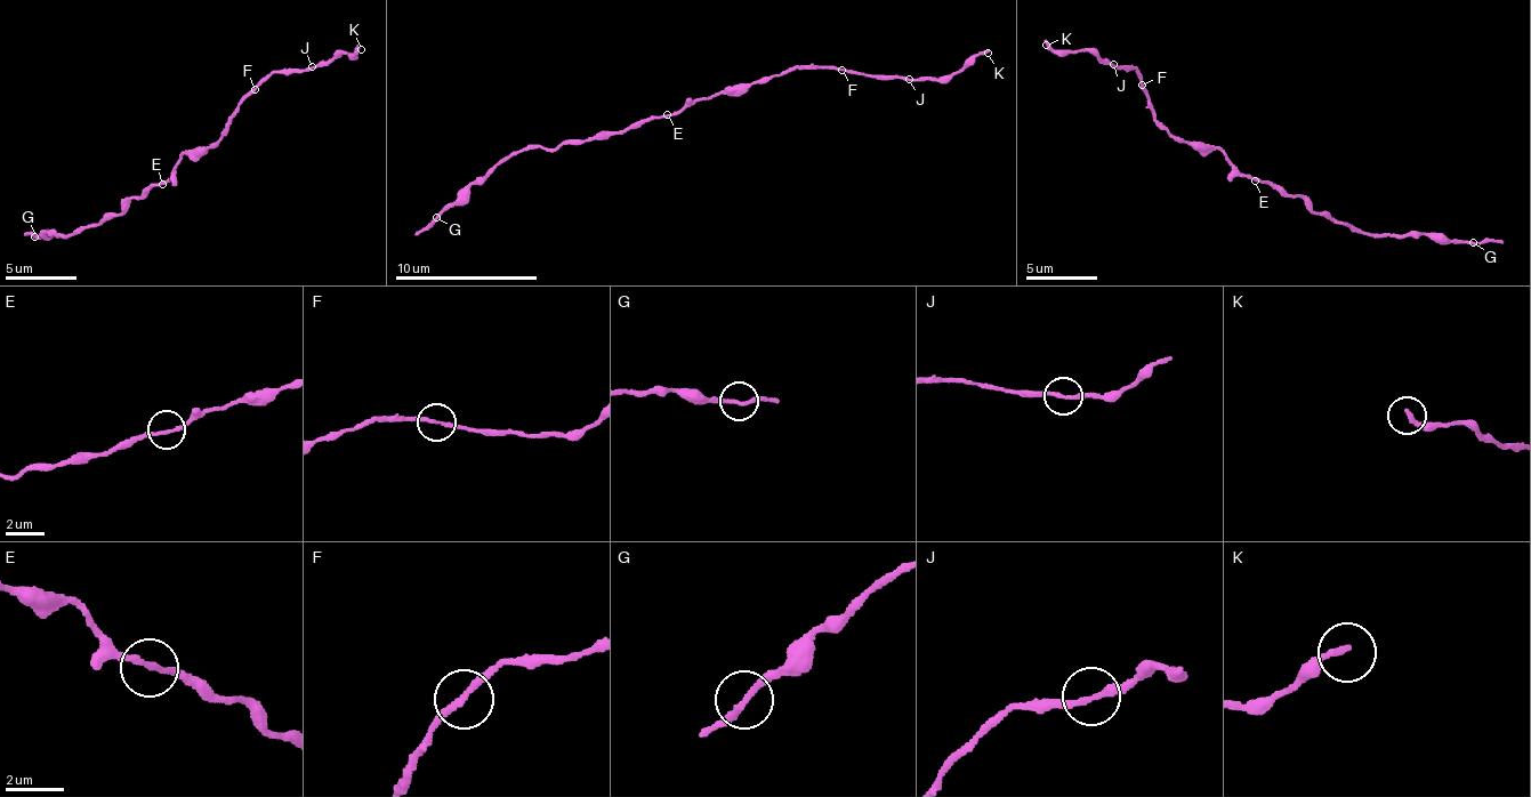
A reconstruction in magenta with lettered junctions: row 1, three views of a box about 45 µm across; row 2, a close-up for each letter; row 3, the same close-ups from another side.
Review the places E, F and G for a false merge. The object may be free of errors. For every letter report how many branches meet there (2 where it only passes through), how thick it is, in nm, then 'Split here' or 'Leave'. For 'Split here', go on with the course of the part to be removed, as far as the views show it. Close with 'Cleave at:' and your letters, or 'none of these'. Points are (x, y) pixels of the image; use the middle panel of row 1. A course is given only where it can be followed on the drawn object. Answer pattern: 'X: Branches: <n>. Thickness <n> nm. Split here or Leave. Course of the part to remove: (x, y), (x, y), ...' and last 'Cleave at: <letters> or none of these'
E: Branches: 2. Thickness 190 nm. Leave
F: Branches: 2. Thickness 220 nm. Leave
G: Branches: 2. Thickness 200 nm. Leave
Cleave at: none of these

